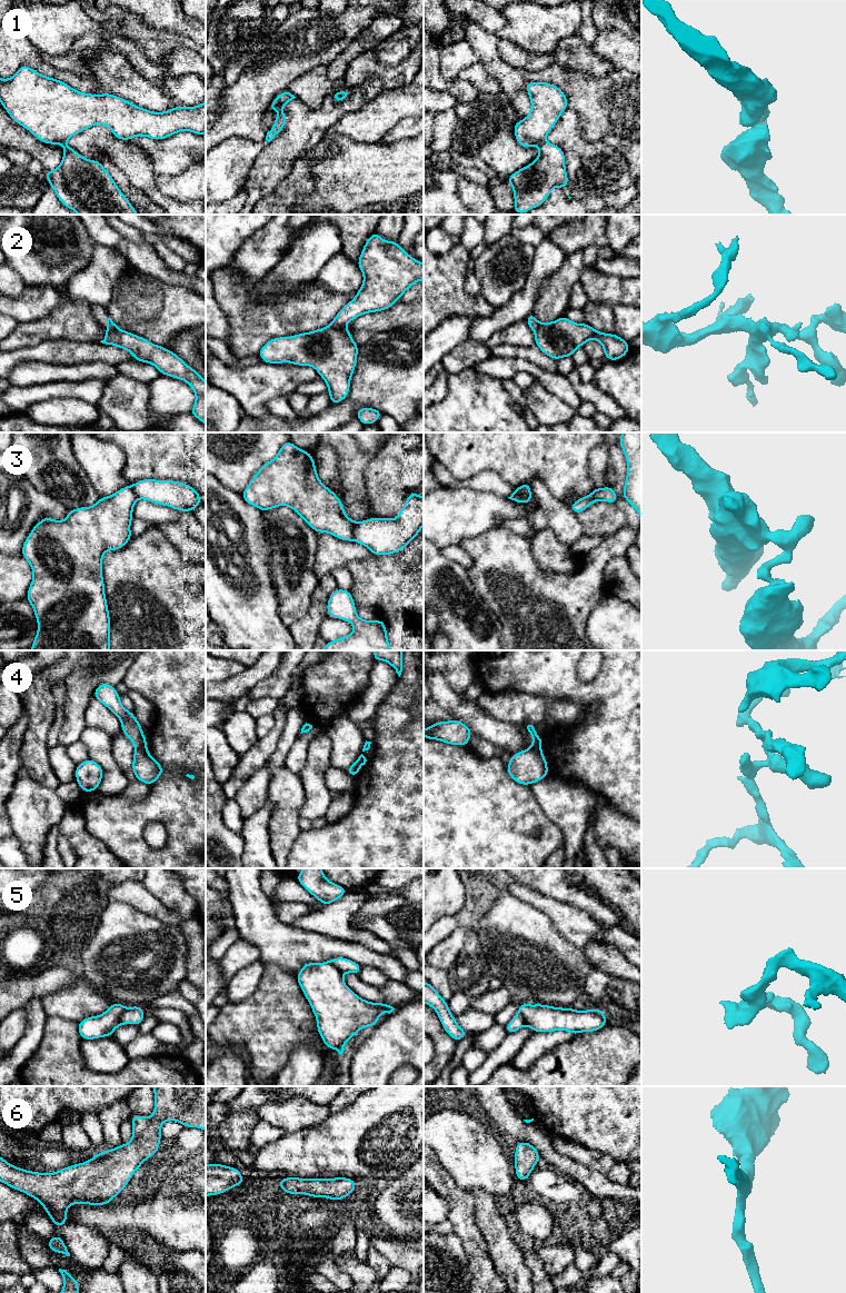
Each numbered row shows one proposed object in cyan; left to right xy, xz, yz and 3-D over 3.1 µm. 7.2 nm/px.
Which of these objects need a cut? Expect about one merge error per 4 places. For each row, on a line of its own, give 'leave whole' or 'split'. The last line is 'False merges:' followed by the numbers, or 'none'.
1: split
2: split
3: split
4: split
5: split
6: leave whole
False merges: 1, 2, 3, 4, 5

